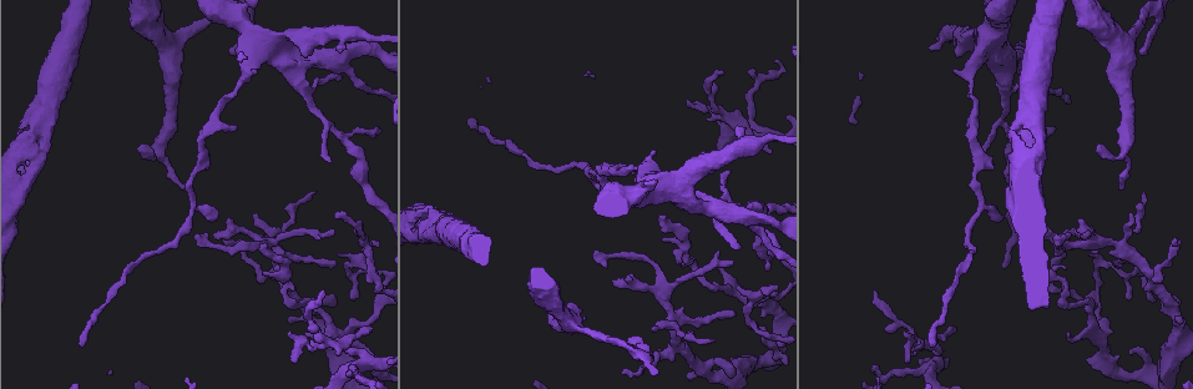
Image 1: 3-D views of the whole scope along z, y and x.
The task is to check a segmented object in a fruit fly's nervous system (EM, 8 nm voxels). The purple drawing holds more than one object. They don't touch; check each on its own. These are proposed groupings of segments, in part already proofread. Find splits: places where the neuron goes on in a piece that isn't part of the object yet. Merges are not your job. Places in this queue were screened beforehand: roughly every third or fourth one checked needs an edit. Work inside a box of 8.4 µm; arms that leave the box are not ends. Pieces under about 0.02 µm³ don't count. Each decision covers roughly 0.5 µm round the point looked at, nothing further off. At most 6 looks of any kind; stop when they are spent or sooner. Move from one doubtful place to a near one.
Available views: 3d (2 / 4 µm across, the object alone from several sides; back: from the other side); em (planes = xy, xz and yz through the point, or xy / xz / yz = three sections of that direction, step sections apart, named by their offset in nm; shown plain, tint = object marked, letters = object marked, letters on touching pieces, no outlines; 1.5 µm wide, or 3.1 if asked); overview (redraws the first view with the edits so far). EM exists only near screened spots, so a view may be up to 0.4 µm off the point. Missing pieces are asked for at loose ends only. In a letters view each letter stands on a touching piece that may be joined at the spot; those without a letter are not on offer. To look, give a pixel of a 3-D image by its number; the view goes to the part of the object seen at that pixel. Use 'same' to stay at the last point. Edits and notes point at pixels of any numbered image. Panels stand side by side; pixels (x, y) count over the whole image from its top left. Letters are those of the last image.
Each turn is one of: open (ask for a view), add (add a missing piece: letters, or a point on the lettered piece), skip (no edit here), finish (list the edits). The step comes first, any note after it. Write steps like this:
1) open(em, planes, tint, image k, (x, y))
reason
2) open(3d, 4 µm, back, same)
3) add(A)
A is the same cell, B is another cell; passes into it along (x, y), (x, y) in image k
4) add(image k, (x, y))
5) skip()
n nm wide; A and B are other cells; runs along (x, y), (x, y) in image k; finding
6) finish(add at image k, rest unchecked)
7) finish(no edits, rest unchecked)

open(3d, 4 µm, image 1, (356, 365))
tapers out

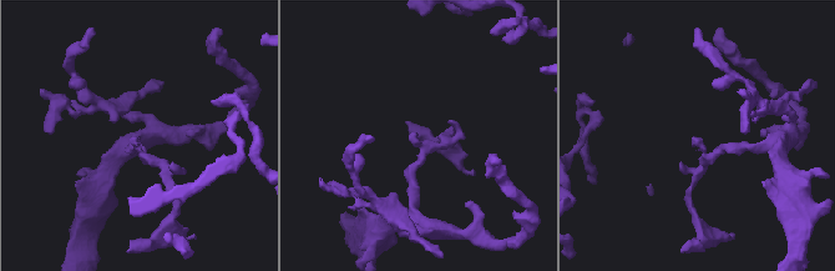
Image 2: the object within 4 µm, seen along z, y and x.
open(em, xy, step 4, tint, image 2, (415, 134))

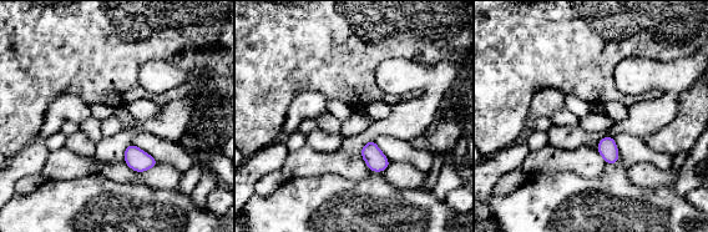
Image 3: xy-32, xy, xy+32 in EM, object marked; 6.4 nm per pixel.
open(em, planes, letters, same)
cut it another way

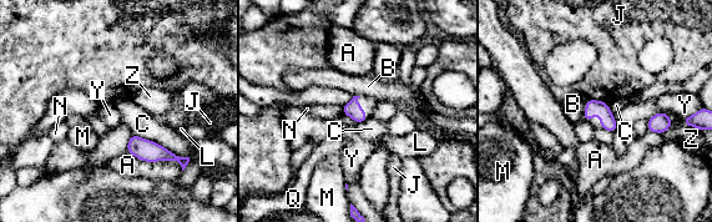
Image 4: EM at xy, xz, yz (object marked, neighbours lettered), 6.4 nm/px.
skip()
A, B, C, J, L, M, N, Q, Y and Z are other cells; border along (587, 99), (581, 114) in image 4; none of them fits

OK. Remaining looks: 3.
open(em, planes, letters, image 1, (335, 218))
branch stops here

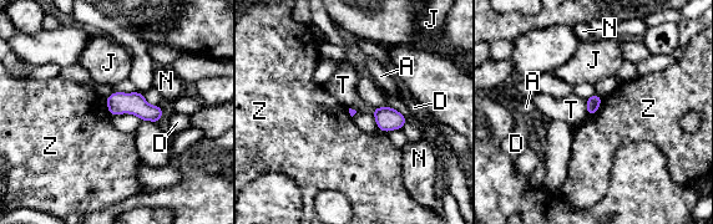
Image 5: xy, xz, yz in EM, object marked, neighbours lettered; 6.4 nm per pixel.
skip()
A, D, J, N, T and Z are other cells; none of them fits

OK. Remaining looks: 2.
finish(no edits, rest unchecked)

